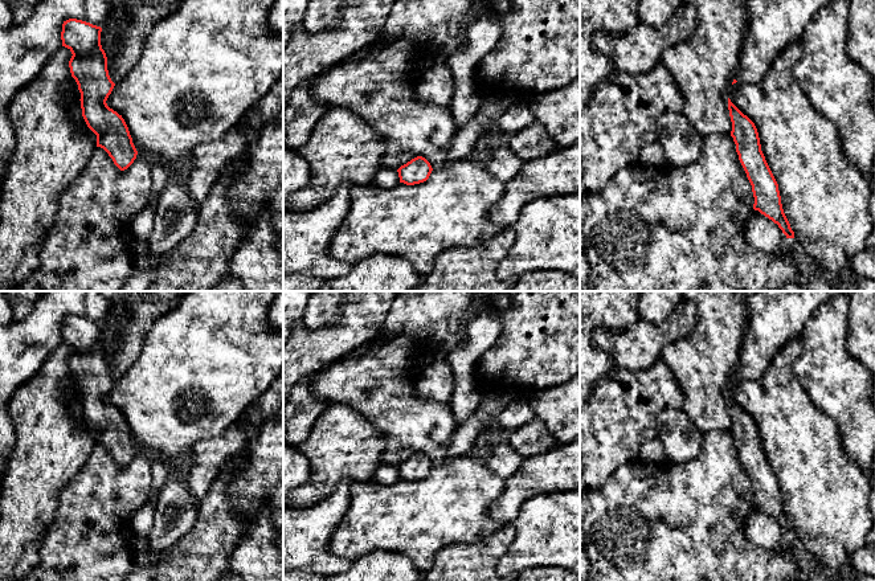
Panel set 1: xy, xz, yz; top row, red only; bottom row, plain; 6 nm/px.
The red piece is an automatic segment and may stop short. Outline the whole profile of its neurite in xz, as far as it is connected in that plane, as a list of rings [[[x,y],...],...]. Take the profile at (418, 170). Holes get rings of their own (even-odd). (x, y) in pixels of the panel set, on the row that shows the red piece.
[[[422,156],[412,159],[397,169],[400,183],[406,185],[414,185],[426,181],[432,171],[433,168],[430,163]]]

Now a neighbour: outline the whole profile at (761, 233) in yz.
[[[755,209],[747,221],[745,238],[753,249],[770,255],[792,253],[778,225]]]

